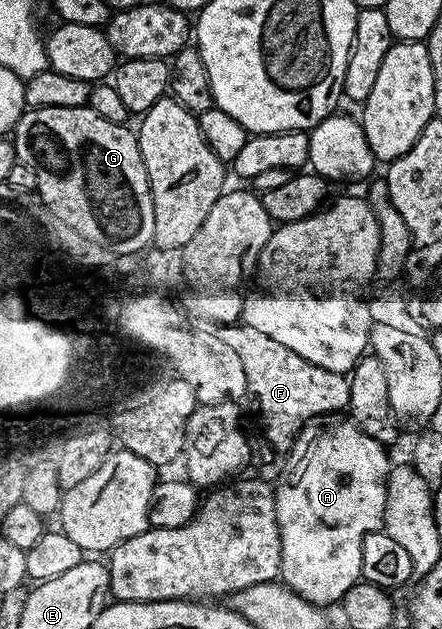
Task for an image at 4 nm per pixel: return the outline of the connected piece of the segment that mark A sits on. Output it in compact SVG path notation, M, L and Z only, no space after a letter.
M345 422L345 424L332 424L329 428L324 428L304 449L295 457L294 463L291 465L290 471L287 473L288 484L281 483L278 488L276 498L276 517L280 523L280 574L279 579L290 590L294 590L302 598L306 598L311 604L319 604L321 606L329 606L335 602L343 601L346 590L350 590L350 586L354 586L361 579L360 567L362 566L362 542L371 532L378 532L384 528L384 512L388 508L388 479L390 473L390 463L388 464L388 456L385 445L378 443L374 438L370 438L370 434L366 434L357 424Z

